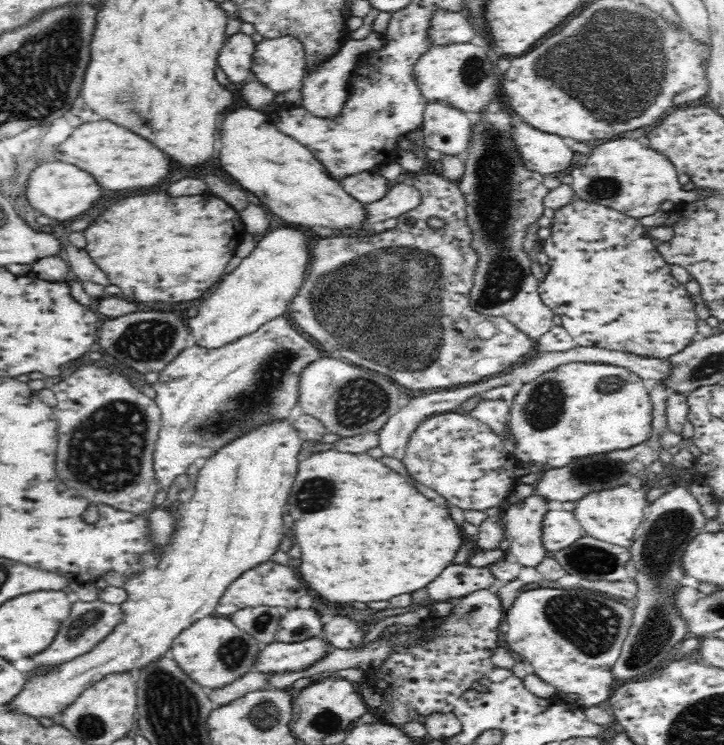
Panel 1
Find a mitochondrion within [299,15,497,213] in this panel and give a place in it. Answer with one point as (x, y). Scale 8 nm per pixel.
(474, 71)

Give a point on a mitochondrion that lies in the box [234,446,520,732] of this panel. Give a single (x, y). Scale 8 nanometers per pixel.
(314, 495)

